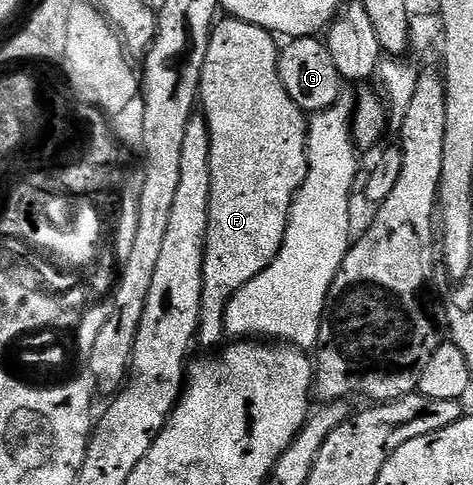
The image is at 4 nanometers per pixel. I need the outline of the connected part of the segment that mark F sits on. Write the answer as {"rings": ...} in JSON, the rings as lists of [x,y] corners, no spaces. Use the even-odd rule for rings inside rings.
{"rings":[[[220,18],[211,28],[209,49],[205,53],[205,65],[201,69],[198,102],[201,104],[202,116],[207,120],[211,138],[209,225],[203,254],[203,288],[197,332],[198,346],[207,347],[203,349],[215,349],[224,342],[225,309],[229,301],[277,257],[285,241],[285,229],[295,195],[301,190],[307,177],[309,119],[295,104],[293,97],[289,97],[281,81],[281,47],[275,43],[278,43],[276,36],[257,25],[249,25],[249,21]]]}

